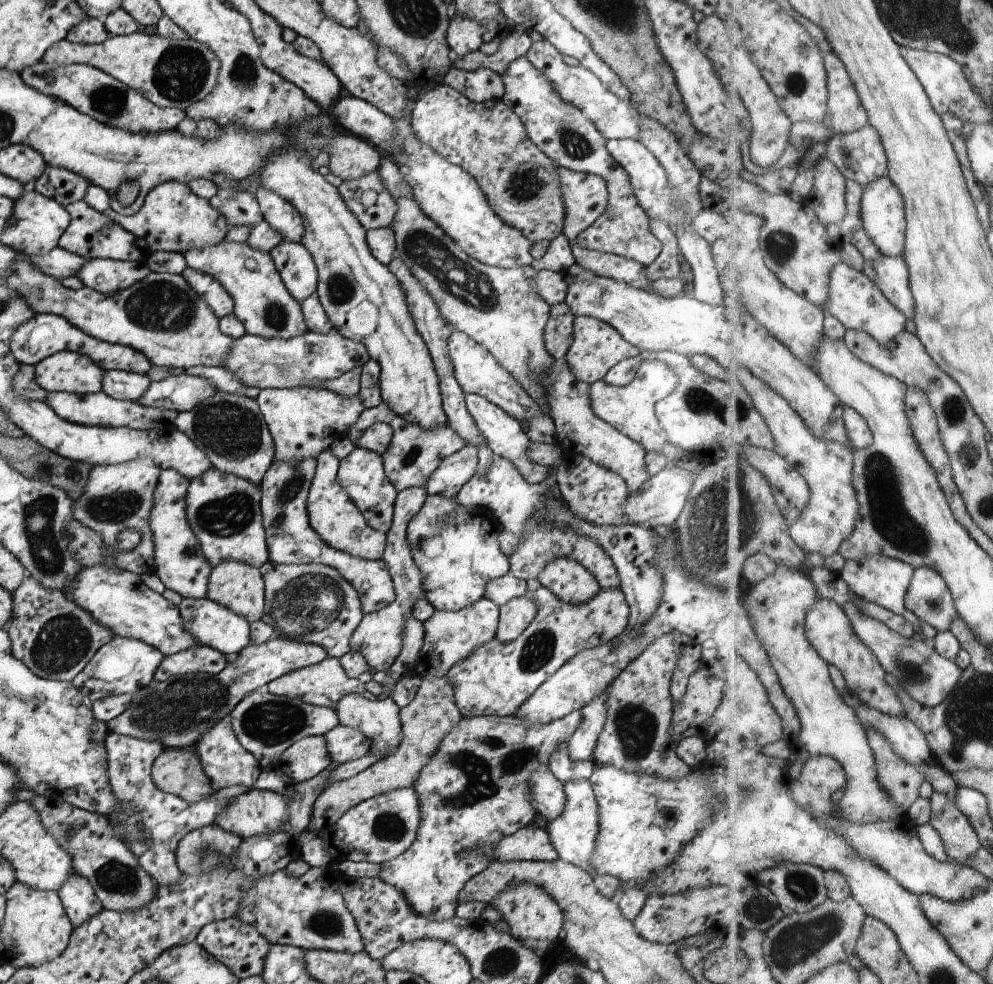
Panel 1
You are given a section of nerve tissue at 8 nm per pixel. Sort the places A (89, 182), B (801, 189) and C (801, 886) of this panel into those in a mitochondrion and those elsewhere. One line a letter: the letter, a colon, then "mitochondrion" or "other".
A: other
B: other
C: mitochondrion

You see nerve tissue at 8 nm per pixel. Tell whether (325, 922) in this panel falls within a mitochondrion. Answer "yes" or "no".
yes

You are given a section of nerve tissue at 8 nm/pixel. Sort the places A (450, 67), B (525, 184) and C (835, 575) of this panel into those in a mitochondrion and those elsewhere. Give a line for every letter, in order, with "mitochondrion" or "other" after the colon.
A: other
B: mitochondrion
C: other

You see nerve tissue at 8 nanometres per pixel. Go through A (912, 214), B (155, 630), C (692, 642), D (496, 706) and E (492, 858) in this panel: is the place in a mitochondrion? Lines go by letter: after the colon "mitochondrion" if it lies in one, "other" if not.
A: other
B: other
C: other
D: other
E: other

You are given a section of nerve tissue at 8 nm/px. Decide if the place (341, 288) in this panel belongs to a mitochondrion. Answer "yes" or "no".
yes

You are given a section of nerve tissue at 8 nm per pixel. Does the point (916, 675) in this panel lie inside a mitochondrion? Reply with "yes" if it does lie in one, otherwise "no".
yes

